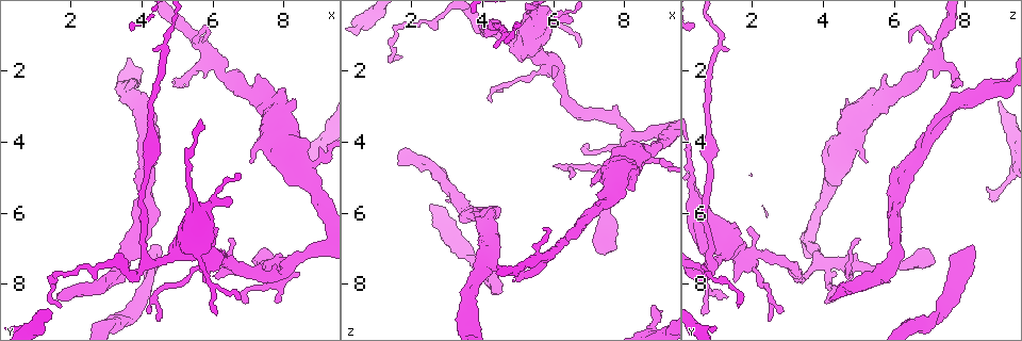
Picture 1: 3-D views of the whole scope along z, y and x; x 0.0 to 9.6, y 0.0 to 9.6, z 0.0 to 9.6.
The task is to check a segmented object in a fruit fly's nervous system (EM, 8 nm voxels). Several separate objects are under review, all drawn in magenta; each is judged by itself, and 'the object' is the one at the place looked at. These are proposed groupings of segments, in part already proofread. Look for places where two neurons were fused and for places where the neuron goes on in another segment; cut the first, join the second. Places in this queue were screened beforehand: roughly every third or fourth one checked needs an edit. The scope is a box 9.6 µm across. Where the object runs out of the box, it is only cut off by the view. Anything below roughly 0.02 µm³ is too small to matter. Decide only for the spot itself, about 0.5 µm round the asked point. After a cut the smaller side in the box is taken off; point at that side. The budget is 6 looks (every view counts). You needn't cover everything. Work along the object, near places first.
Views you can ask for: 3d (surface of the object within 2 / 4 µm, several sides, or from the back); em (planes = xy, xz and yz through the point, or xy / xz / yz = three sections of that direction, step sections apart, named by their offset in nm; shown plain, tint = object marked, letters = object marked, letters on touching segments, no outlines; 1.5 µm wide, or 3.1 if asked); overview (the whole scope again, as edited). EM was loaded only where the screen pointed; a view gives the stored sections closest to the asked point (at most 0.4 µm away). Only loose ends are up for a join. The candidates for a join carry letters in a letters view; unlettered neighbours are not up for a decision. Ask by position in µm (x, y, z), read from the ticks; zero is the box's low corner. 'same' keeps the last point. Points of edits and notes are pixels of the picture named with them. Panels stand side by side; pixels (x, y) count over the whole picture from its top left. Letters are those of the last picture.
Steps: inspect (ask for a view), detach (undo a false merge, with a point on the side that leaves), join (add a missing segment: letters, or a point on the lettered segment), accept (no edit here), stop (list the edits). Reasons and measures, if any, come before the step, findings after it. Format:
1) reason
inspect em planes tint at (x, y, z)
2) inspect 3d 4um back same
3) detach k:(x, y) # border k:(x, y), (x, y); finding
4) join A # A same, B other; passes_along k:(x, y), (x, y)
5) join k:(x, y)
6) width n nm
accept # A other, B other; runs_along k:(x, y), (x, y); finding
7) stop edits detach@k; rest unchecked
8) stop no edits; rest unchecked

end of a long branch
inspect 3d 2um at (4.30, 7.05, 8.20)

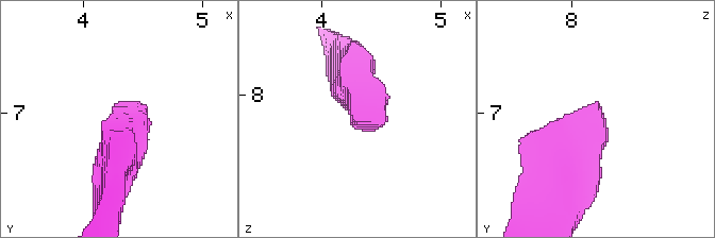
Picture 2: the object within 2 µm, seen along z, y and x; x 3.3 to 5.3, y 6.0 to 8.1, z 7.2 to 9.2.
now the EM
inspect em xy step 4 letters at (4.26, 7.00, 8.16)

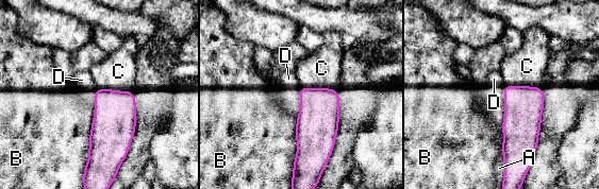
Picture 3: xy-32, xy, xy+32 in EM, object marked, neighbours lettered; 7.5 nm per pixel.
inspect em planes letters same

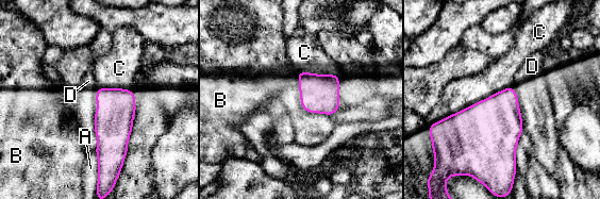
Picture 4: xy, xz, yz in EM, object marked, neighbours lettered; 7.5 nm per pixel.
width 280 nm
join C # A other, B other, C same, D other; passes_along 4:(482, 136), (473, 104), (459, 94); it goes on there

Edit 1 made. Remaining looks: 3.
redraw
inspect overview

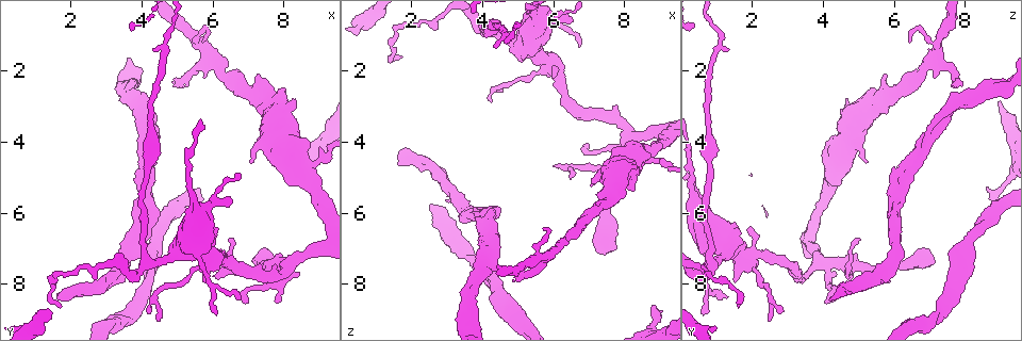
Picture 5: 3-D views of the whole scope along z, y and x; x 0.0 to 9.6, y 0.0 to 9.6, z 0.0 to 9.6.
free end
inspect em xy step 4 letters at (4.80, 2.35, 7.85)

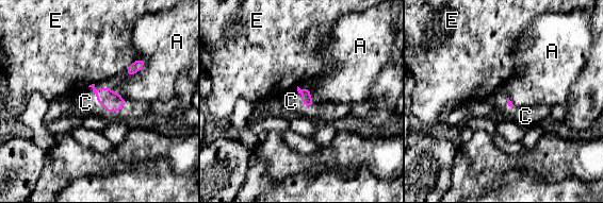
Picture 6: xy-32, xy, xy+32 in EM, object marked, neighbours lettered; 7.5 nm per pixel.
join C # A other, C same, E other; passes_along 6:(111, 100), (102, 104), (85, 102); it goes on there

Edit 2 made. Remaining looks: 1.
stop edits join@4, join@6; rest unchecked

